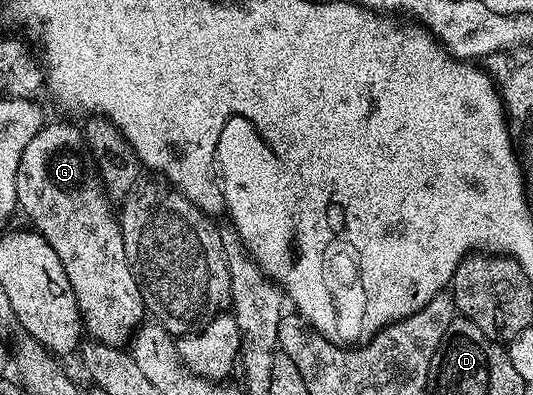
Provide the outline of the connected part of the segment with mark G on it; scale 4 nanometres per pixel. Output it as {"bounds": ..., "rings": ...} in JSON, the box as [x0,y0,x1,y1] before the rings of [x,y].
{"bounds":[17,122,146,347],"rings":[[[46,122],[39,129],[39,133],[35,133],[35,137],[31,137],[31,141],[27,145],[27,149],[23,149],[23,161],[19,161],[19,173],[17,174],[17,205],[18,208],[30,219],[32,226],[38,235],[42,235],[51,245],[51,249],[55,249],[55,253],[59,257],[59,261],[63,265],[63,269],[67,273],[67,281],[71,281],[71,289],[75,293],[75,301],[77,307],[81,311],[81,322],[83,331],[90,340],[106,343],[112,347],[121,347],[130,342],[131,336],[136,332],[139,324],[146,318],[145,302],[139,293],[139,285],[135,281],[135,277],[129,268],[129,258],[123,249],[123,233],[121,232],[121,224],[118,216],[109,206],[111,200],[104,187],[101,186],[101,178],[97,175],[97,164],[89,149],[85,145],[85,137],[80,126],[72,127],[69,123],[49,123]]]}

